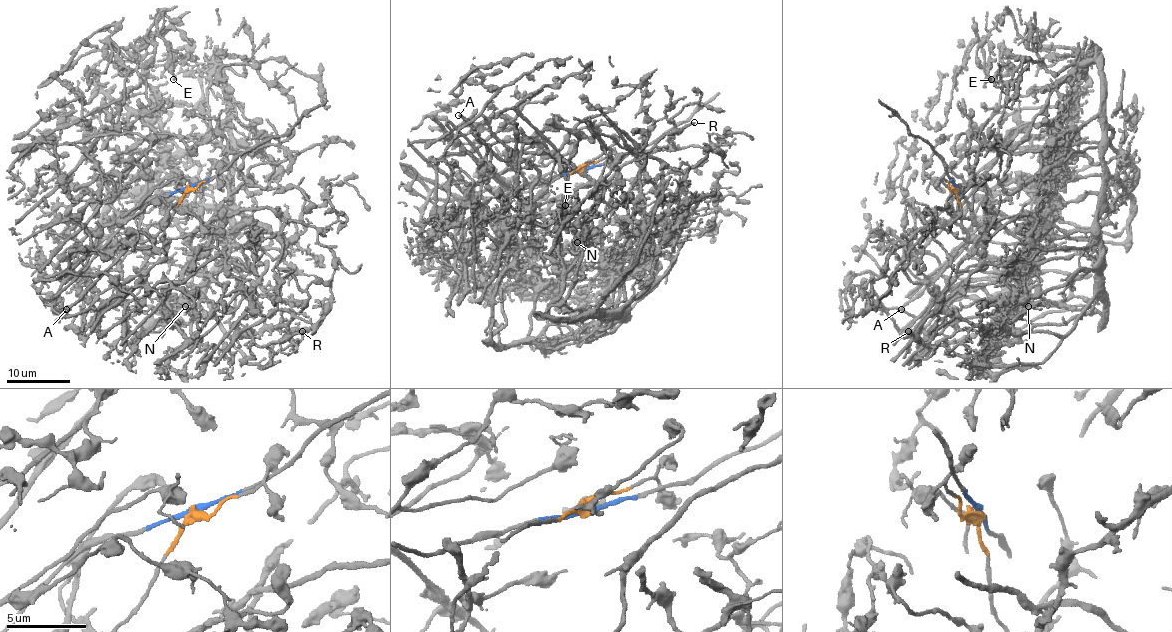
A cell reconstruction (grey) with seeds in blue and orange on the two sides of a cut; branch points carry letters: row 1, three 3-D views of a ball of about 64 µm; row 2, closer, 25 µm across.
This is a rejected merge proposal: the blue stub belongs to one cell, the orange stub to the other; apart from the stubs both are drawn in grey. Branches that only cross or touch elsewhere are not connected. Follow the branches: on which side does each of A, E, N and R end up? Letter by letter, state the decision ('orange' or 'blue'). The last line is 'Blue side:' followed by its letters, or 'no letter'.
A: orange
E: orange
N: orange
R: orange
Blue side: no letter

